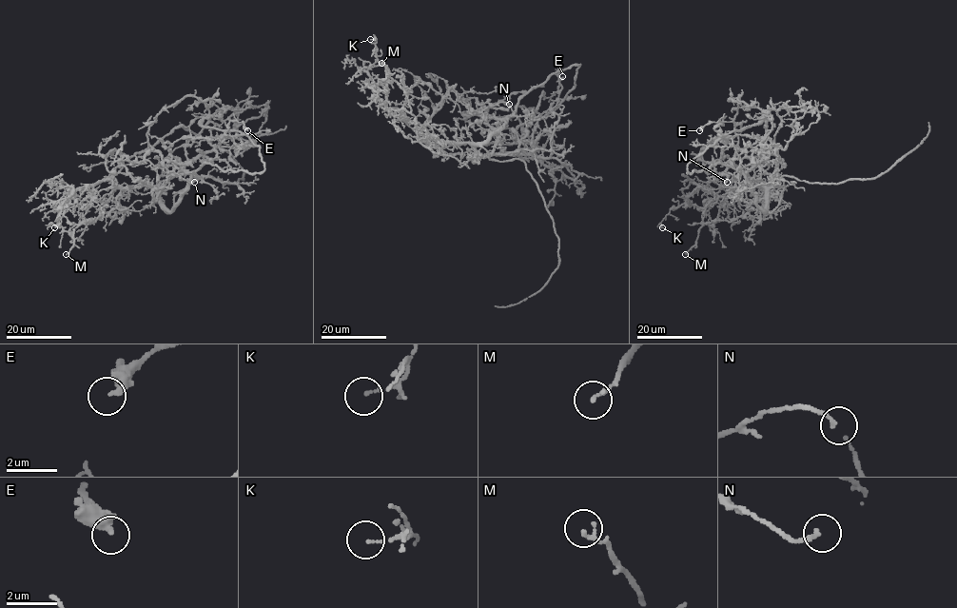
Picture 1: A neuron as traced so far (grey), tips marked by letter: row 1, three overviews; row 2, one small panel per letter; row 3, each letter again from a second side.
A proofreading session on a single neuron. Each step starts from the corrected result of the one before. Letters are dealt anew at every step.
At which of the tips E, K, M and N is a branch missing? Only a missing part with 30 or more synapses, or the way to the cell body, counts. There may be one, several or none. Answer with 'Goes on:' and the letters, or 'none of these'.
Goes on: none of these

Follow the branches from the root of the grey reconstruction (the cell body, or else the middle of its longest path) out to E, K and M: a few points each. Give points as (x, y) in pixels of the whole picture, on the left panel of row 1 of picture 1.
E: (172, 178), (189, 162), (210, 151), (219, 144), (217, 137), (224, 135), (230, 121), (243, 122), (247, 130)
K: (172, 178), (155, 187), (116, 186), (105, 179), (71, 196), (72, 186), (54, 227)
M: (172, 178), (160, 186), (116, 187), (93, 222), (83, 222), (74, 229), (73, 246), (66, 254)

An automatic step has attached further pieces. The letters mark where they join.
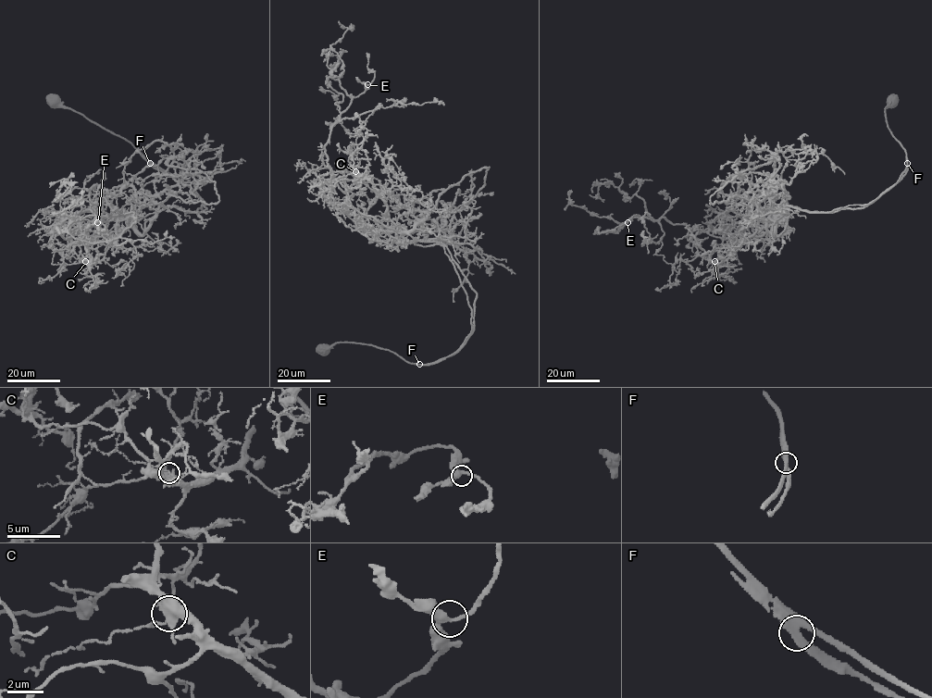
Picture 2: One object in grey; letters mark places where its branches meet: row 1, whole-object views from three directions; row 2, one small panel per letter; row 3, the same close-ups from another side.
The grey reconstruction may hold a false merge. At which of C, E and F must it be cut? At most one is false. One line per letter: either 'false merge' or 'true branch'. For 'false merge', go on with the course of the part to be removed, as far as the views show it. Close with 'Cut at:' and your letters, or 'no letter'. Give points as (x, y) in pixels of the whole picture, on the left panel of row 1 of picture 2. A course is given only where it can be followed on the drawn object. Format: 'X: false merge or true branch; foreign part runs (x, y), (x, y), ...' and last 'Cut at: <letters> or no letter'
C: true branch
E: true branch
F: false merge; foreign part runs (150, 163), (206, 209), (166, 207), (105, 236), (55, 228), (68, 218), (91, 243), (174, 237)
Cut at: F

